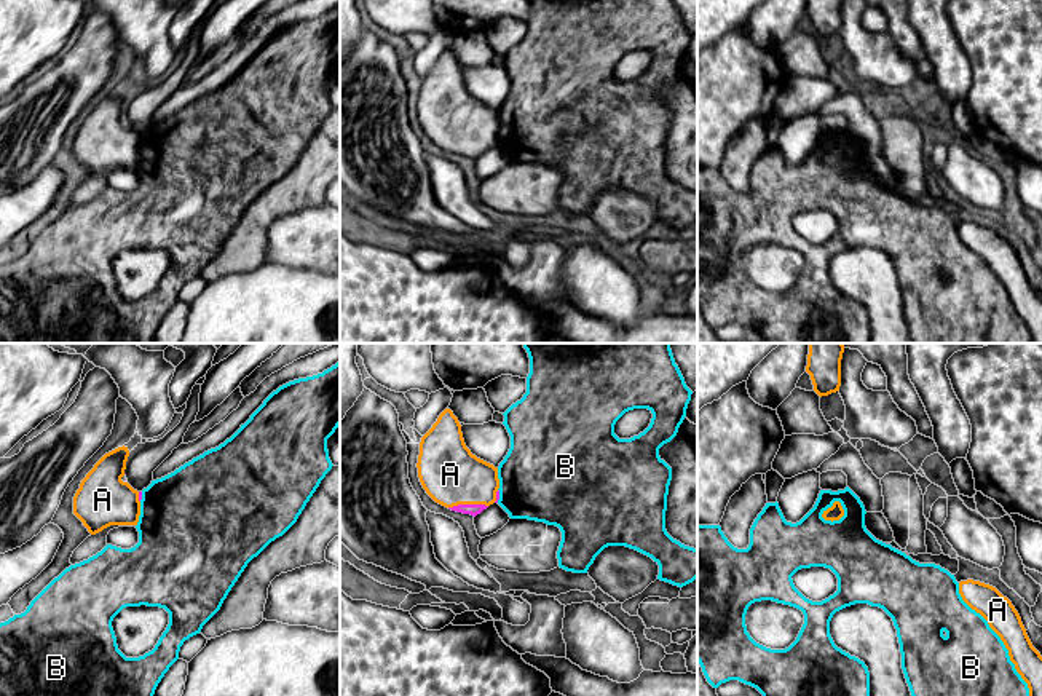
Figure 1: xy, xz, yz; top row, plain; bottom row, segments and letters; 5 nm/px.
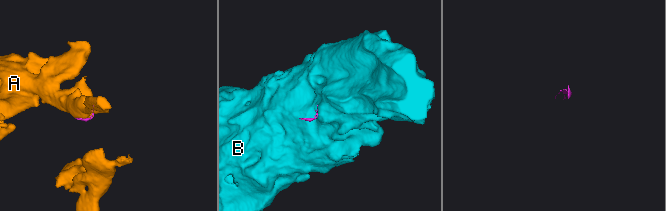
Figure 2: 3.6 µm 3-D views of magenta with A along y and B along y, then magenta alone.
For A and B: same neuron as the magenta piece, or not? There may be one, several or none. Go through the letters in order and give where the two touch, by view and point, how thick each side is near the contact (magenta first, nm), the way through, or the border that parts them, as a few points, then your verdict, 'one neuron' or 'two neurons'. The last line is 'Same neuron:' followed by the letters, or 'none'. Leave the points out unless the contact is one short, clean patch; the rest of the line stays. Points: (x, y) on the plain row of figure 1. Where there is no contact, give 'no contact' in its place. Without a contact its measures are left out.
A: contact xz (468, 147); calibres 60 and 300 nm; way xz (473, 152), (468, 147), (468, 134), (450, 117); one neuron
B: contact xz (498, 138); calibres 20 and 440 nm; border xz (498, 131), (497, 144); two neurons
Same neuron: A

